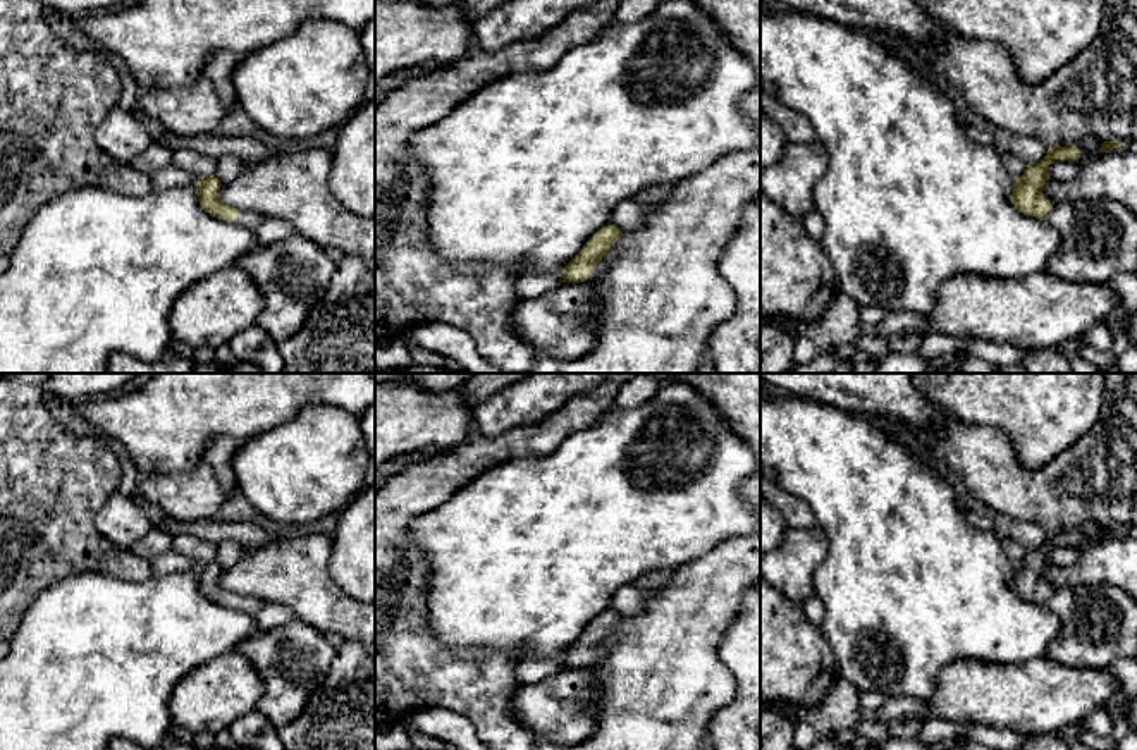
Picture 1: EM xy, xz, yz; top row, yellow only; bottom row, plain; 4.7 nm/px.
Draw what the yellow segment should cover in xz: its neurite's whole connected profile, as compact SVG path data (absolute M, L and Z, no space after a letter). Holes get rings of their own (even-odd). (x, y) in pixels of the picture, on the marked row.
M614 225L599 229L583 249L564 267L562 282L587 282L593 267L609 251L611 244L621 237L623 231Z

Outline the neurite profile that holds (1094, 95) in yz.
M1104 0L1096 40L1037 86L1025 84L1001 43L951 34L941 41L893 40L912 46L989 126L1061 144L1085 138L1137 144L1137 0Z

